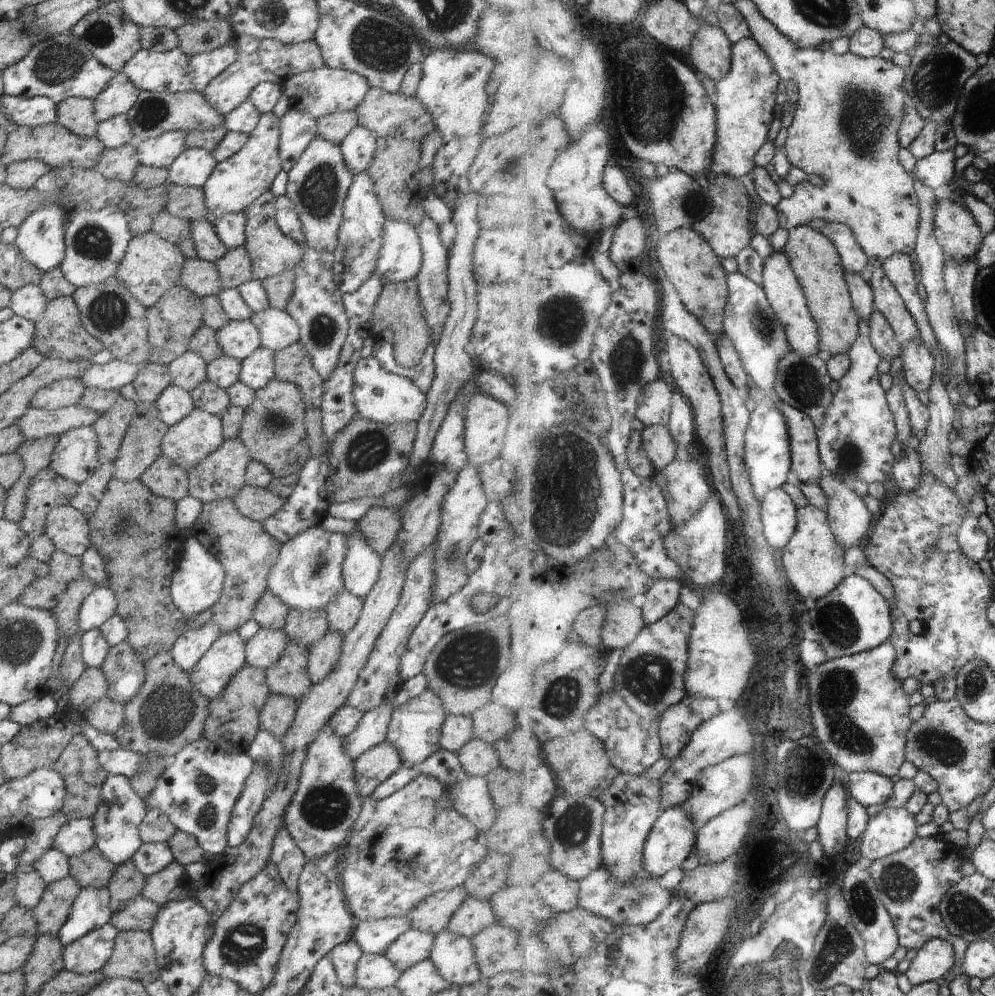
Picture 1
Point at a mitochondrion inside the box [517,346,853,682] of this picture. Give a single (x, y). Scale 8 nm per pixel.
(570, 460)

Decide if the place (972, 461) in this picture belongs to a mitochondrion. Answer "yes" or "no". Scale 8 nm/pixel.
no

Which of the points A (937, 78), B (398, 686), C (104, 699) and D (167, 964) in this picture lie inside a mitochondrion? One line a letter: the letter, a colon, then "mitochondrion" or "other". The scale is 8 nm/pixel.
A: mitochondrion
B: other
C: other
D: other

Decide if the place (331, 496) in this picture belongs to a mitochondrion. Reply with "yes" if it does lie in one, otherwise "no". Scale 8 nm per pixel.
no

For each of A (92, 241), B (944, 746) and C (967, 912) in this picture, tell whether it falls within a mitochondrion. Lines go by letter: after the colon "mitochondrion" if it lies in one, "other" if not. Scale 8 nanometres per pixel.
A: mitochondrion
B: mitochondrion
C: mitochondrion

